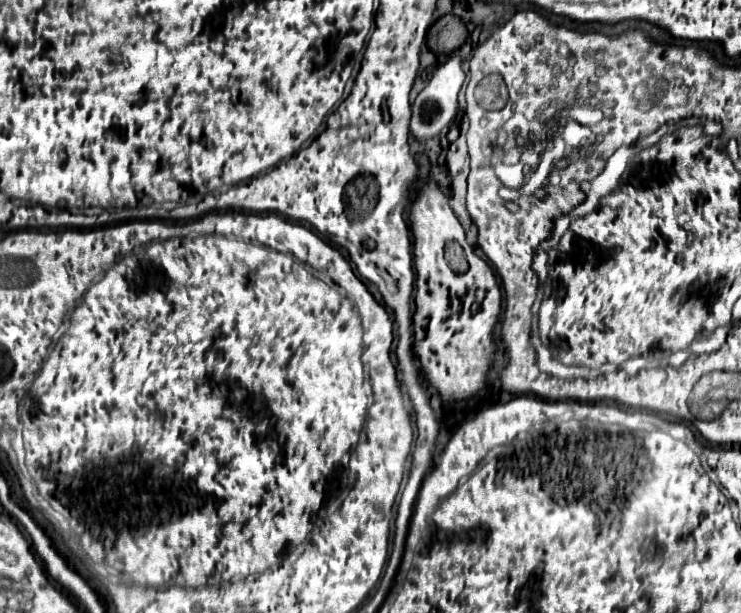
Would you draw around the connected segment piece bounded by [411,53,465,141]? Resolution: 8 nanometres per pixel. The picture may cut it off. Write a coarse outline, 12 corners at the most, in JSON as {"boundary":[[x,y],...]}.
{"boundary":[[451,53],[413,103],[411,133],[425,141],[449,125],[465,81]]}

